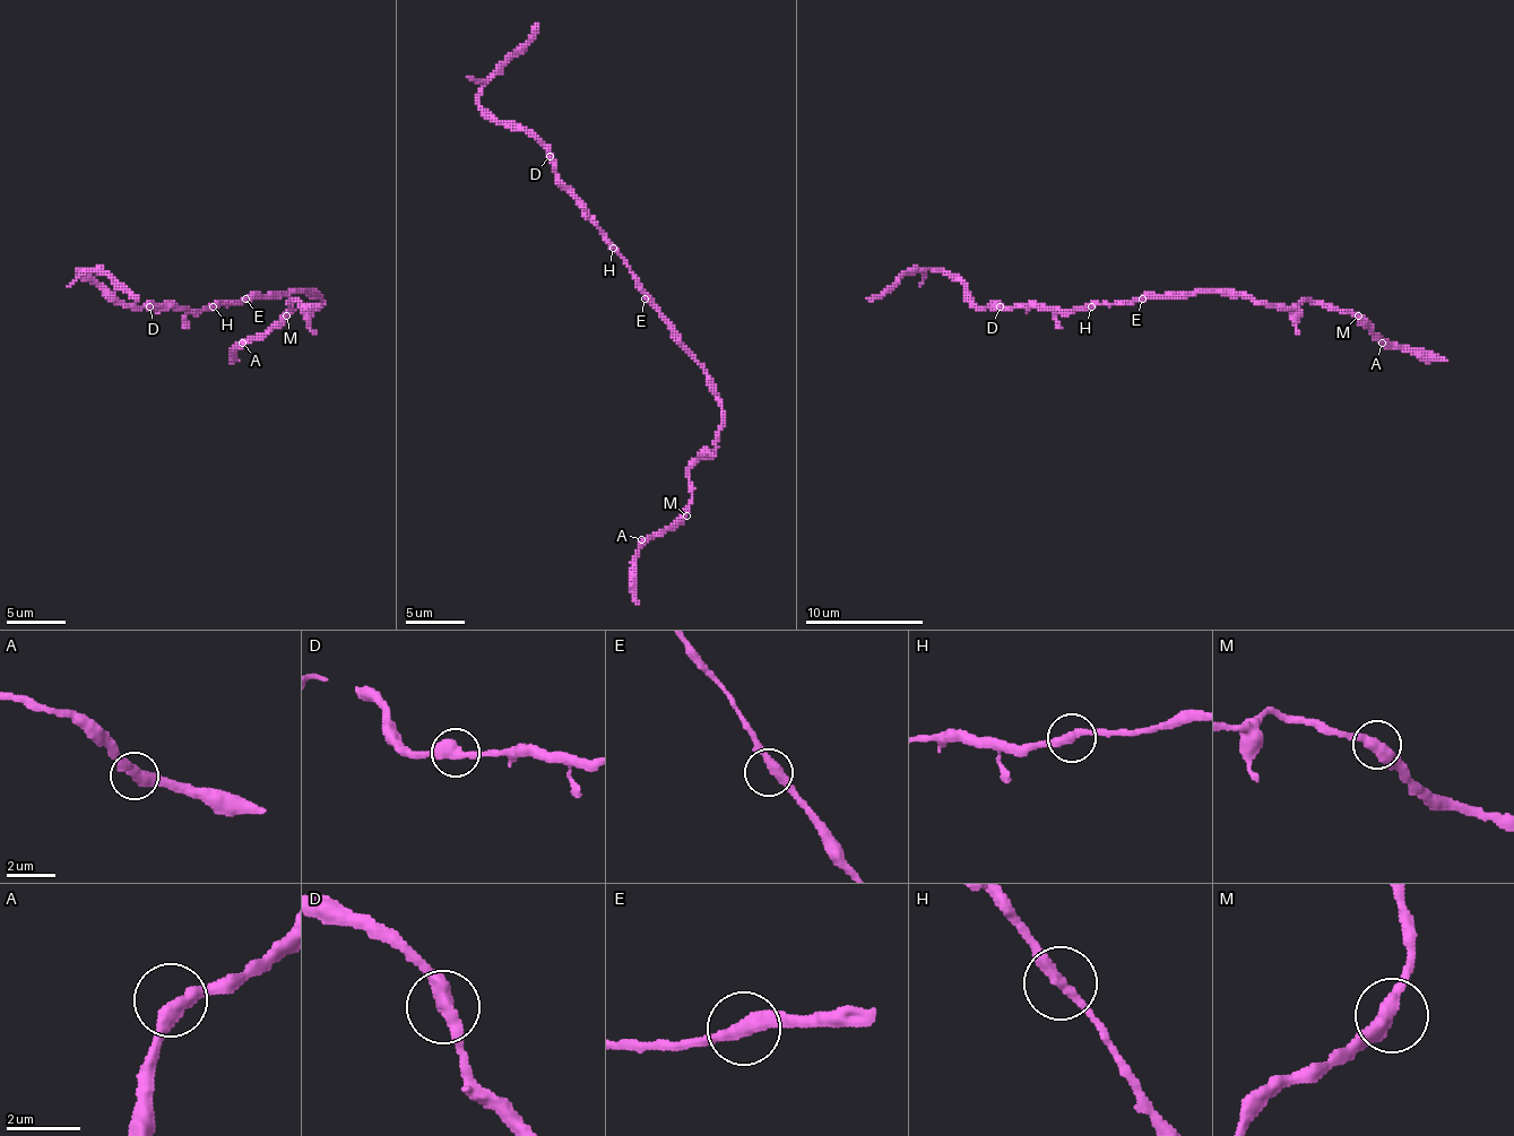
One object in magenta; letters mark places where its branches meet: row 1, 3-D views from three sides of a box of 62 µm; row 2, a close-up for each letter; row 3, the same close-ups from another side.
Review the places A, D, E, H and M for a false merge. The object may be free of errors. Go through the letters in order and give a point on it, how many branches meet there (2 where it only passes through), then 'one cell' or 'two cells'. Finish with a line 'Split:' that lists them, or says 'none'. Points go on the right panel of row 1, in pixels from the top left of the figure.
A: place (1382, 343); branches 2; one cell
D: place (1000, 306); branches 2; one cell
E: place (1142, 298); branches 2; one cell
H: place (1091, 306); branches 2; one cell
M: place (1358, 315); branches 2; one cell
Split: none

